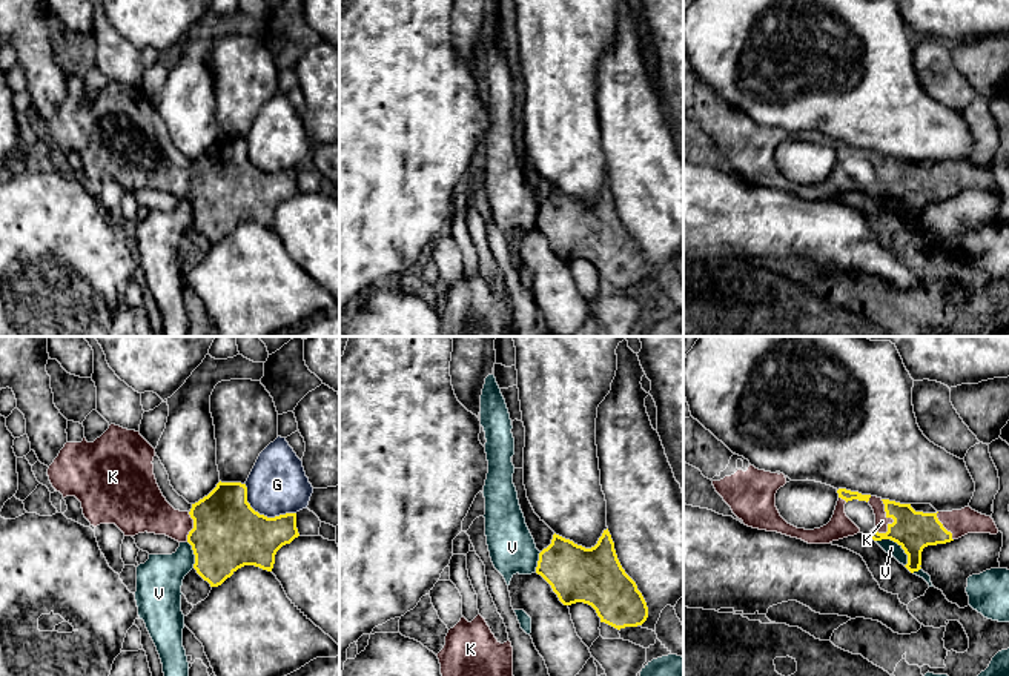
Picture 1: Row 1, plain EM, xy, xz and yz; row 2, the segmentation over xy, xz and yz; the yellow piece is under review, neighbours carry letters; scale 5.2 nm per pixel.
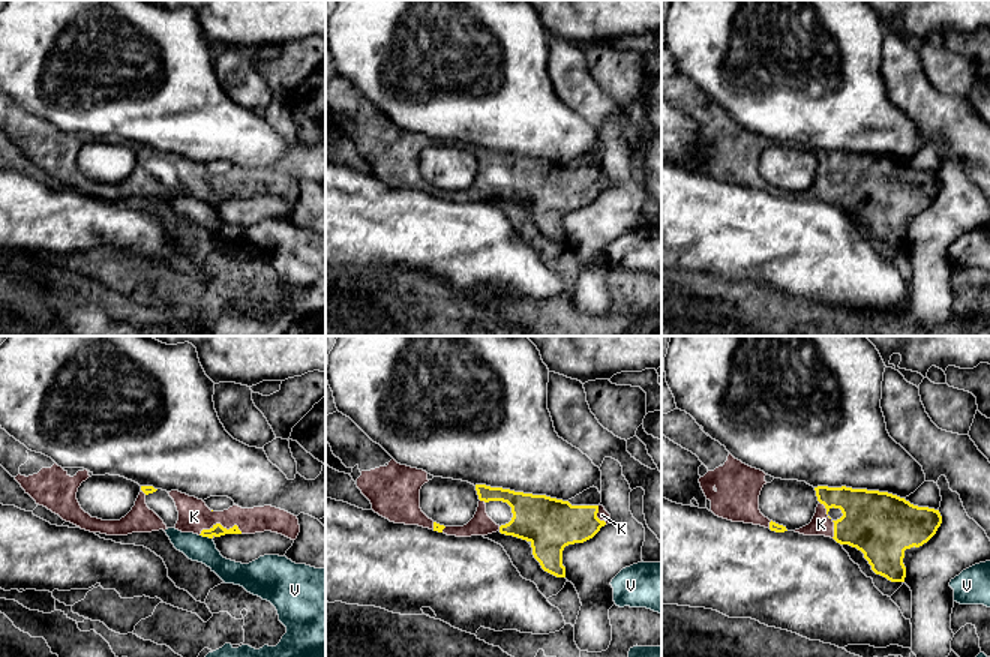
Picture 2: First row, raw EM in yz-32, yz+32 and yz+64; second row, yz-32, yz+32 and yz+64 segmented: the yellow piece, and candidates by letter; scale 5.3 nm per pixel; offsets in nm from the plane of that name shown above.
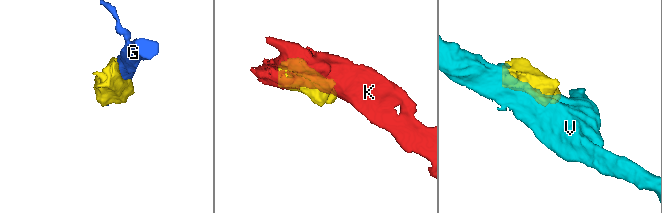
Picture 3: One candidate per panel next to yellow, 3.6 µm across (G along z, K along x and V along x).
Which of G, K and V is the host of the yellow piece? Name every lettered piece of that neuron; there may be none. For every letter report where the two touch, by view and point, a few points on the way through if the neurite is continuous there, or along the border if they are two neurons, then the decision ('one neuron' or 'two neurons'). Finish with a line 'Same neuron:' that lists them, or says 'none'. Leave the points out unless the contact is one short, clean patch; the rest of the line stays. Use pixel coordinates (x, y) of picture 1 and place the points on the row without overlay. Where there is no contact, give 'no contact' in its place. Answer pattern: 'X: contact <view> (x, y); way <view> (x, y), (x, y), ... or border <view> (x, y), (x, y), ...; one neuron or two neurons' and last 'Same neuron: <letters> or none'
G: contact xy (261, 171); two neurons
K: contact yz (889, 172); one neuron
V: contact yz (896, 197); border yz (876, 195), (893, 195), (903, 206), (908, 218); two neurons
Same neuron: K

